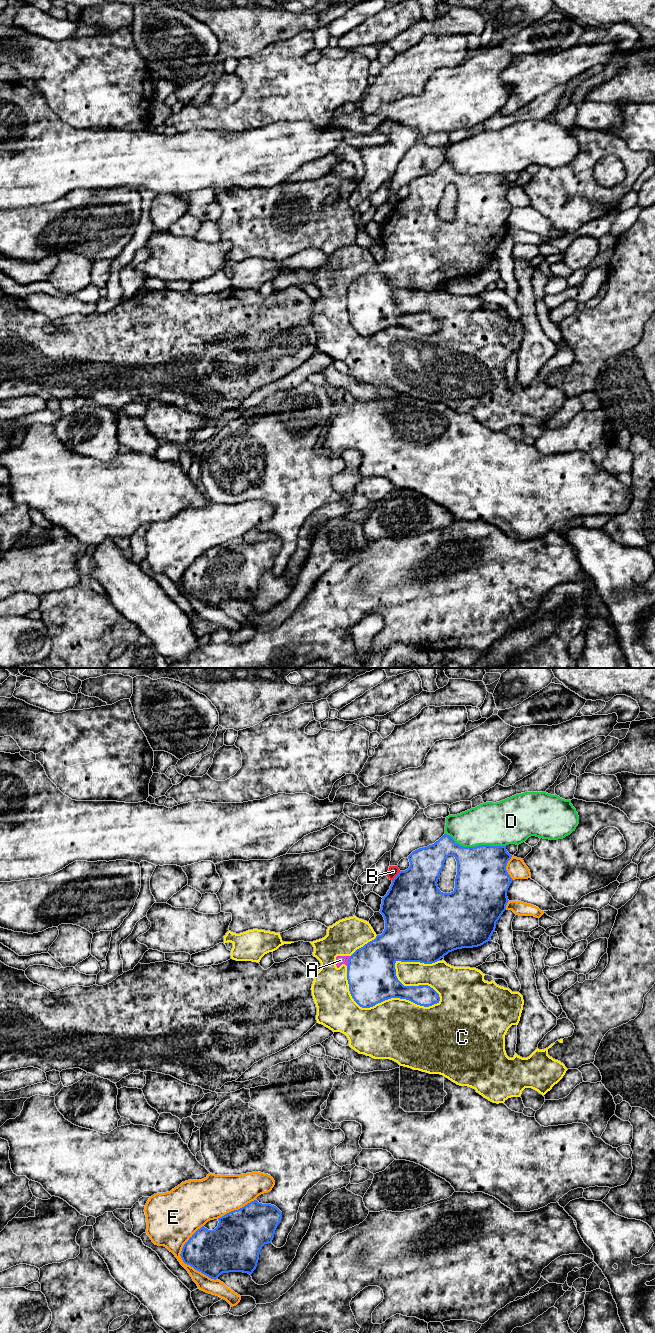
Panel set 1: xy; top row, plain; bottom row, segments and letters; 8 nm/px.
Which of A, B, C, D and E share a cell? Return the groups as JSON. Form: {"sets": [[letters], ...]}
{"sets": [["A", "C"], ["B", "D"], ["E"]]}

